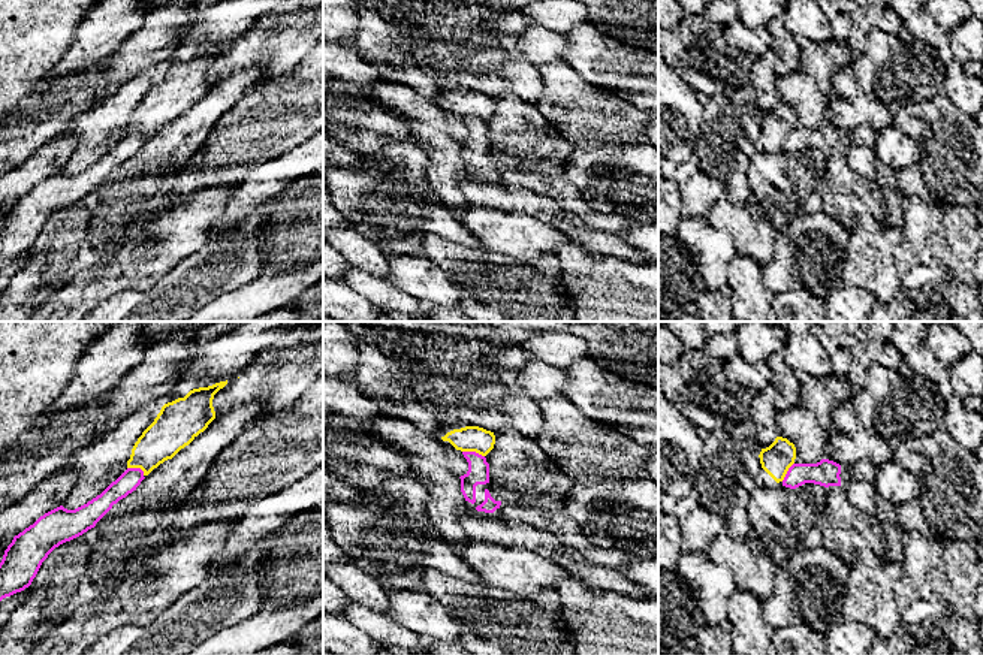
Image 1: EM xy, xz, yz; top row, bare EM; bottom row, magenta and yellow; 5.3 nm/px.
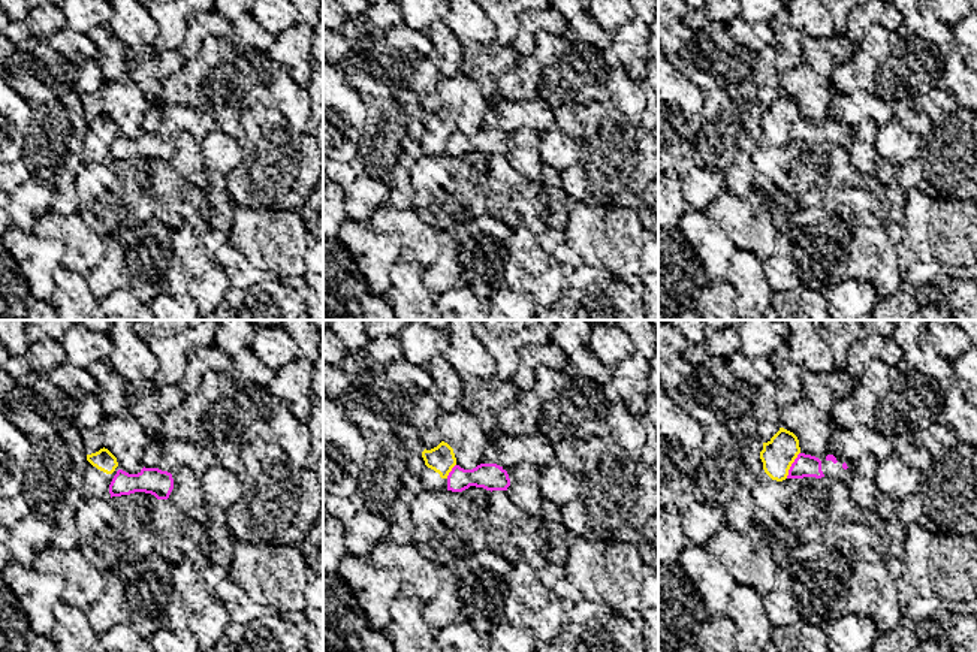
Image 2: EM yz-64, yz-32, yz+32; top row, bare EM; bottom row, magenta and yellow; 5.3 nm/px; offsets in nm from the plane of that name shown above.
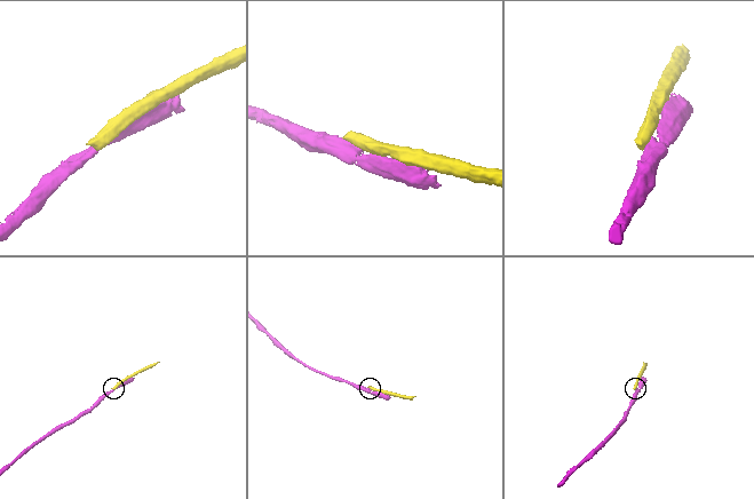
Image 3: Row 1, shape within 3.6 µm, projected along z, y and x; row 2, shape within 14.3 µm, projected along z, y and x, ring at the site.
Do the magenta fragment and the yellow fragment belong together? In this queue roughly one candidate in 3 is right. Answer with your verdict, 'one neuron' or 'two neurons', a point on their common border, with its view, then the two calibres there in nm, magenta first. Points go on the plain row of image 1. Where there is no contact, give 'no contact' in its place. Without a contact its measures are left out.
two neurons; contact xz (473, 117); calibres 120 and 140 nm

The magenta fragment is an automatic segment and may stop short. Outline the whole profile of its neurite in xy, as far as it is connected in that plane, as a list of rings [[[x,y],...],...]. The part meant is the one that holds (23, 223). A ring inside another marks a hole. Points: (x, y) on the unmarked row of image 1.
[[[127,133],[87,169],[75,175],[60,170],[15,200],[0,227],[0,266],[28,253],[55,212],[94,193],[112,170],[136,156],[144,144],[141,133]]]

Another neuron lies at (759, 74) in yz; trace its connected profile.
[[[771,54],[760,55],[747,63],[744,70],[744,79],[753,87],[759,111],[762,114],[769,112],[778,102],[778,75],[774,70]]]

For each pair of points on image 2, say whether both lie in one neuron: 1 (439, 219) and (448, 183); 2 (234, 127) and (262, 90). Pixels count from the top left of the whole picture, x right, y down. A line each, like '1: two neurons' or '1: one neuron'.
1: one neuron
2: one neuron

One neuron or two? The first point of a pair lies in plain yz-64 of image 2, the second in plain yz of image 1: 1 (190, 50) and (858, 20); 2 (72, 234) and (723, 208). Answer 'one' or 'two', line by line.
1: one
2: one

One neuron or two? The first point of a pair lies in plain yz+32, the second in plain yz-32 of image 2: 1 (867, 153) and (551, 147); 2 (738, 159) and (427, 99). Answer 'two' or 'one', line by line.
1: two
2: two

